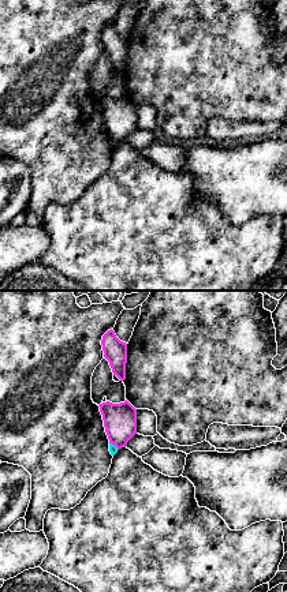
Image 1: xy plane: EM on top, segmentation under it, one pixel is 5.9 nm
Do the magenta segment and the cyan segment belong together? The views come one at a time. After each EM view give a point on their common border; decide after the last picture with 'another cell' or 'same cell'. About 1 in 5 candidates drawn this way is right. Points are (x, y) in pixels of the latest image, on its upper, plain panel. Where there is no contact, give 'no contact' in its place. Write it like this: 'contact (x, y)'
contact (114, 138)

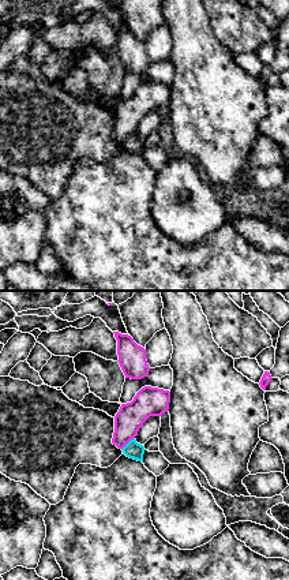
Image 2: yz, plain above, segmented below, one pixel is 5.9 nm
contact (127, 137)

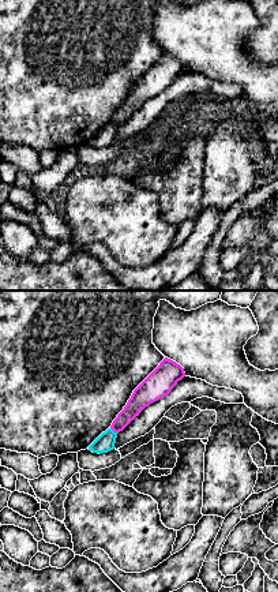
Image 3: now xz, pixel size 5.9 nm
contact (115, 126)

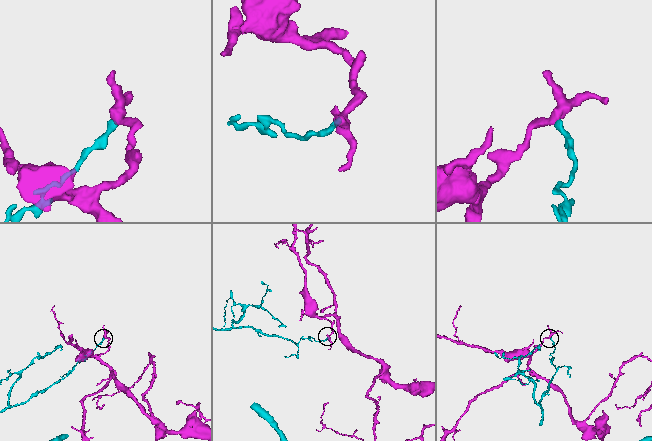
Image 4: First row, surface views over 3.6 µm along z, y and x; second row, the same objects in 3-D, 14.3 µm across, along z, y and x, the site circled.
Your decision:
another cell

